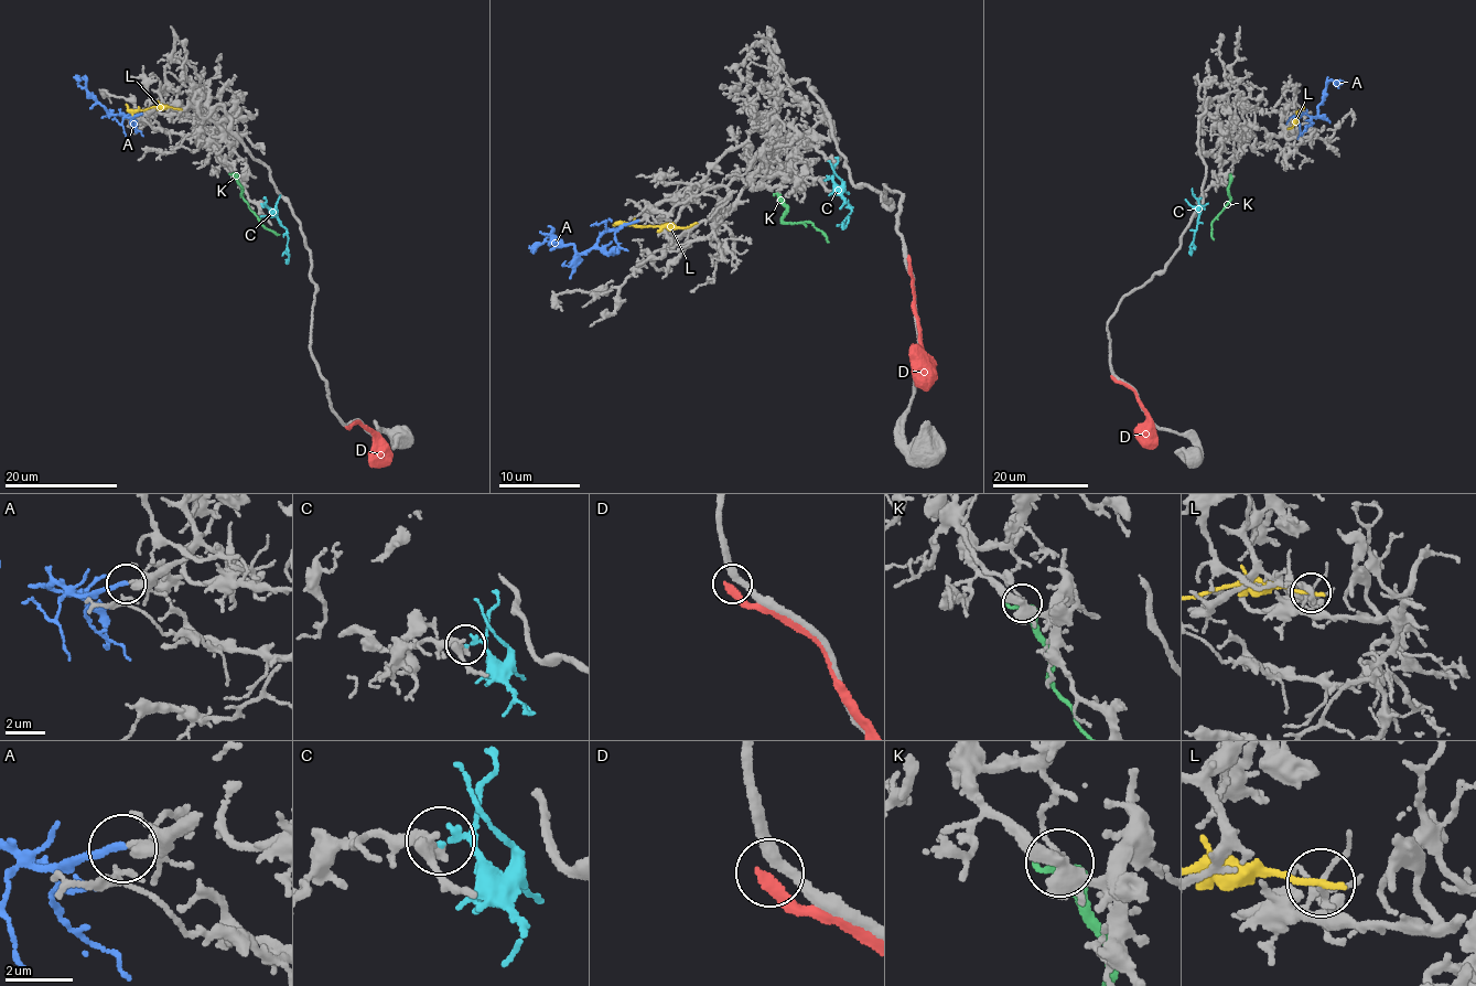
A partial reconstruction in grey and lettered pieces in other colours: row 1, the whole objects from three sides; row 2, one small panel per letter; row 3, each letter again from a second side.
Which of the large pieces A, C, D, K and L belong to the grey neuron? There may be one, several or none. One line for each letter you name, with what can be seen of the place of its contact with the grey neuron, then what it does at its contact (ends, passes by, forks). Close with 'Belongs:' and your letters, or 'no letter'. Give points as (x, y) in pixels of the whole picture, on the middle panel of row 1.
A: Touches grey at (637, 220). It ends there
Belongs: A

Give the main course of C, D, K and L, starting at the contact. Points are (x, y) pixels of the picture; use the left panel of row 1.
C: (261, 203), (287, 229), (287, 264)
D: (345, 427), (351, 428), (355, 421), (372, 432), (373, 452), (389, 461)
K: (234, 173), (241, 186), (243, 196), (264, 225), (280, 235)
L: (178, 108), (157, 106), (139, 110), (129, 109), (126, 104)

